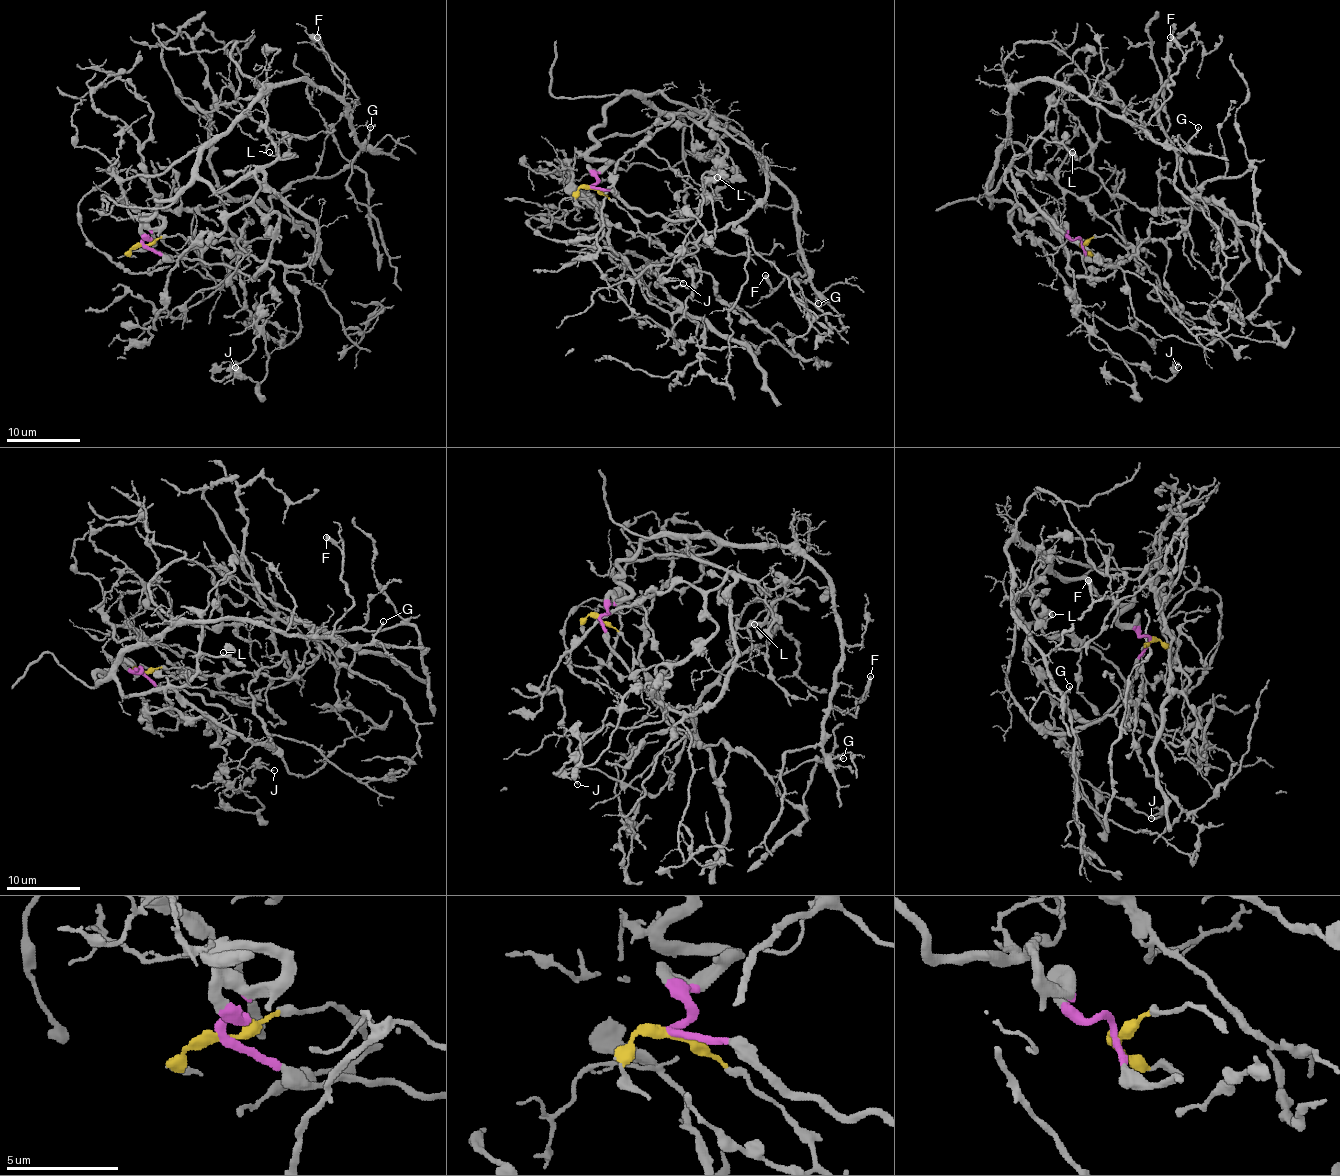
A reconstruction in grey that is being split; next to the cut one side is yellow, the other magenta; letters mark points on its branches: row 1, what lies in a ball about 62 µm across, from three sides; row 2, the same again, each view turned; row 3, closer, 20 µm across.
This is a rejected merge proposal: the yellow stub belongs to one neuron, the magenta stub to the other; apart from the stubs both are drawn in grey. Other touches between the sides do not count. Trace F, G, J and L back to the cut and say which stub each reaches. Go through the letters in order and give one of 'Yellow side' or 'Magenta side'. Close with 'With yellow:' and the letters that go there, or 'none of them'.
F: Magenta side
G: Magenta side
J: Magenta side
L: Magenta side
With yellow: none of them

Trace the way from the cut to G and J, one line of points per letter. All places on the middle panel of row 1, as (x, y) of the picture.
G: (590, 187), (610, 163), (588, 155), (592, 130), (625, 93), (710, 115), (792, 198), (818, 302)
J: (590, 187), (647, 214), (688, 220), (702, 176), (721, 178), (708, 183), (702, 214), (660, 277), (684, 282)

